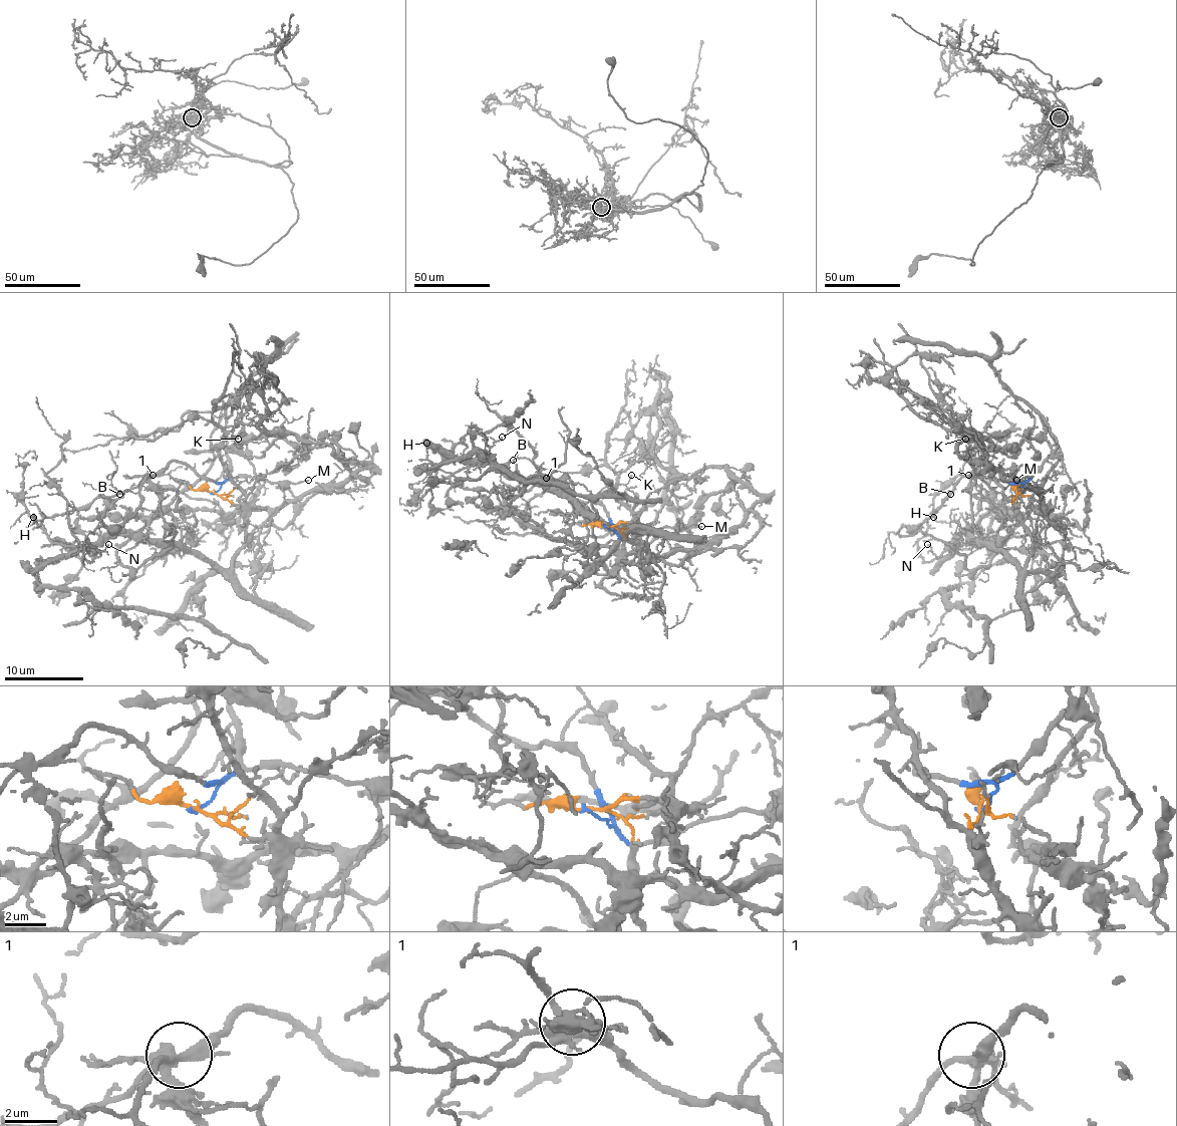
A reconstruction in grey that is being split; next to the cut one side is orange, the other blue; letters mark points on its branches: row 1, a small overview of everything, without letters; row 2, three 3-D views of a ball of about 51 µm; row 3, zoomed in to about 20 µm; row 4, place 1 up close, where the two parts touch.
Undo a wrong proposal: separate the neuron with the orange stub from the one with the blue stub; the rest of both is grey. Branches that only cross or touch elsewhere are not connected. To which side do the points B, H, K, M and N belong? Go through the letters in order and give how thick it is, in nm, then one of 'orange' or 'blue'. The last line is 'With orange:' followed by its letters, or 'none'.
B: 150 nm thick; blue
H: 120 nm thick; orange
K: 100 nm thick; orange
M: 130 nm thick; blue
N: 130 nm thick; orange
With orange: H, K, N

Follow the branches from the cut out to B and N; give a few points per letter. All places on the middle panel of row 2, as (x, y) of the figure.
B: (605, 526), (613, 528), (611, 518), (599, 504), (579, 502), (565, 494), (528, 459), (512, 461)
N: (605, 526), (633, 522), (639, 528), (637, 542), (607, 530), (571, 502), (504, 472), (488, 457), (502, 437)

